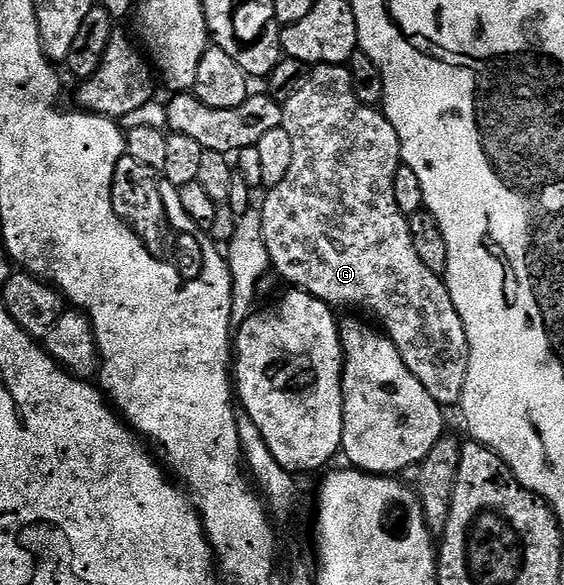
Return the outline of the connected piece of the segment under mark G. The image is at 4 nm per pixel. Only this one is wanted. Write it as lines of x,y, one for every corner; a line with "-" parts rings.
322,64
313,67
309,71
302,90
298,90
298,94
294,94
289,100
283,101
282,107
284,109
282,127
286,130
286,134
290,134
290,147
294,150
294,162
290,166
286,178
282,178
282,182
278,182
278,186
267,189
266,195
268,197
265,198
264,204
260,208
262,238
265,239
266,249
269,251
271,267
274,269
275,275
281,281
289,280
292,283
289,285
293,289
308,292
311,296
317,296
319,300
326,301
329,306
341,304
344,308
365,308
366,311
372,312
373,318
371,317
371,319
379,325
384,335
392,341
392,344
398,350
398,354
402,354
402,362
406,362
410,374
414,374
414,378
418,378
418,382
422,382
422,386
426,386
430,398
434,398
442,406
448,406
448,404
452,404
452,406
459,405
460,395
466,386
466,374
468,373
466,330
462,318
450,298
448,285
442,279
441,273
429,270
422,263
422,258
418,258
418,250
414,250
412,245
412,235
408,225
409,217
404,216
402,210
398,210
398,202
394,202
394,178
396,177
396,171
402,166
400,143
394,126
390,126
390,122
384,117
383,111
377,110
373,105
358,102
358,98
354,94
350,74
347,67
342,64

